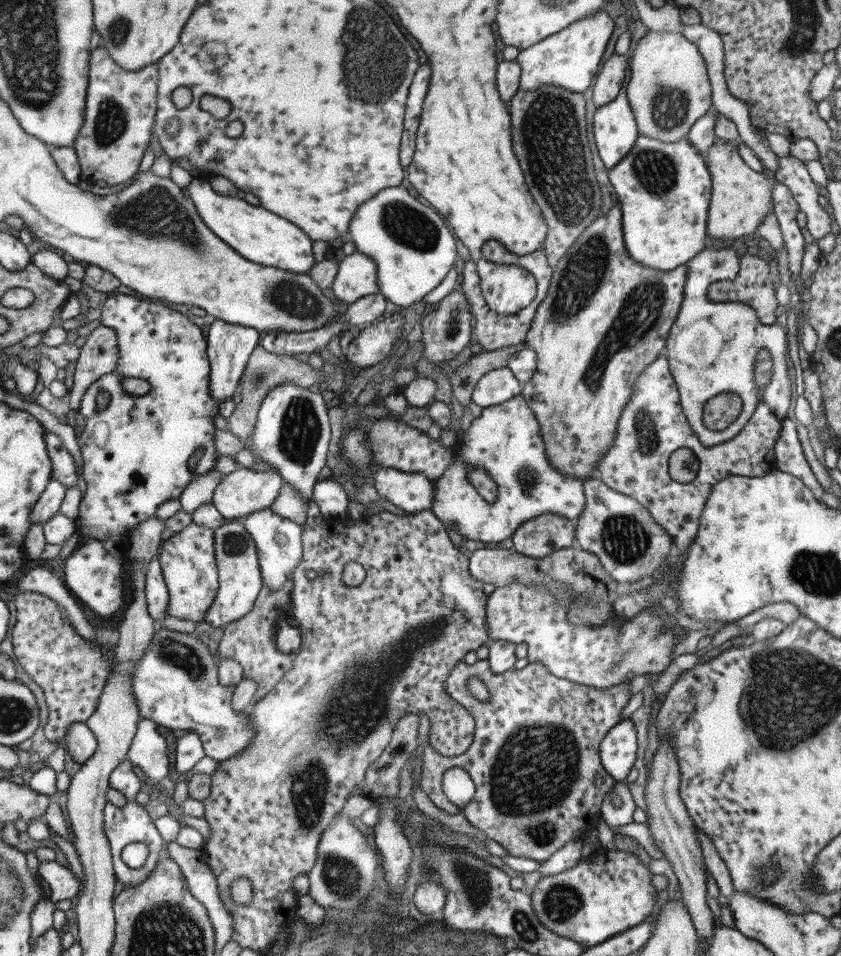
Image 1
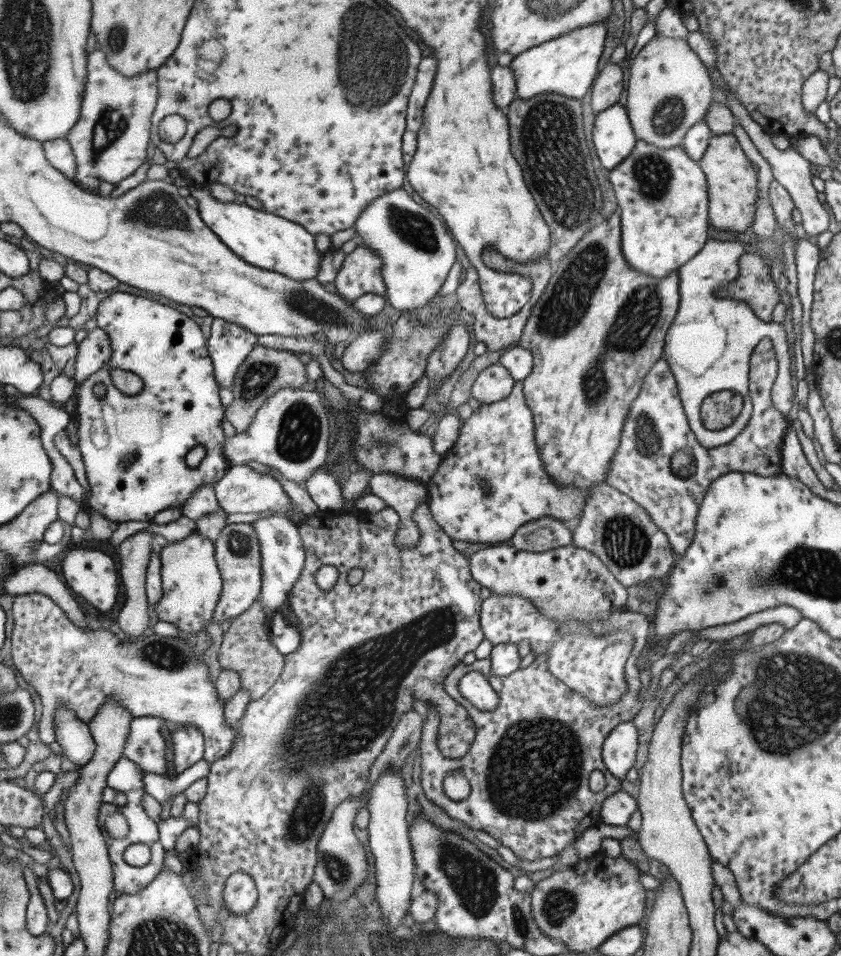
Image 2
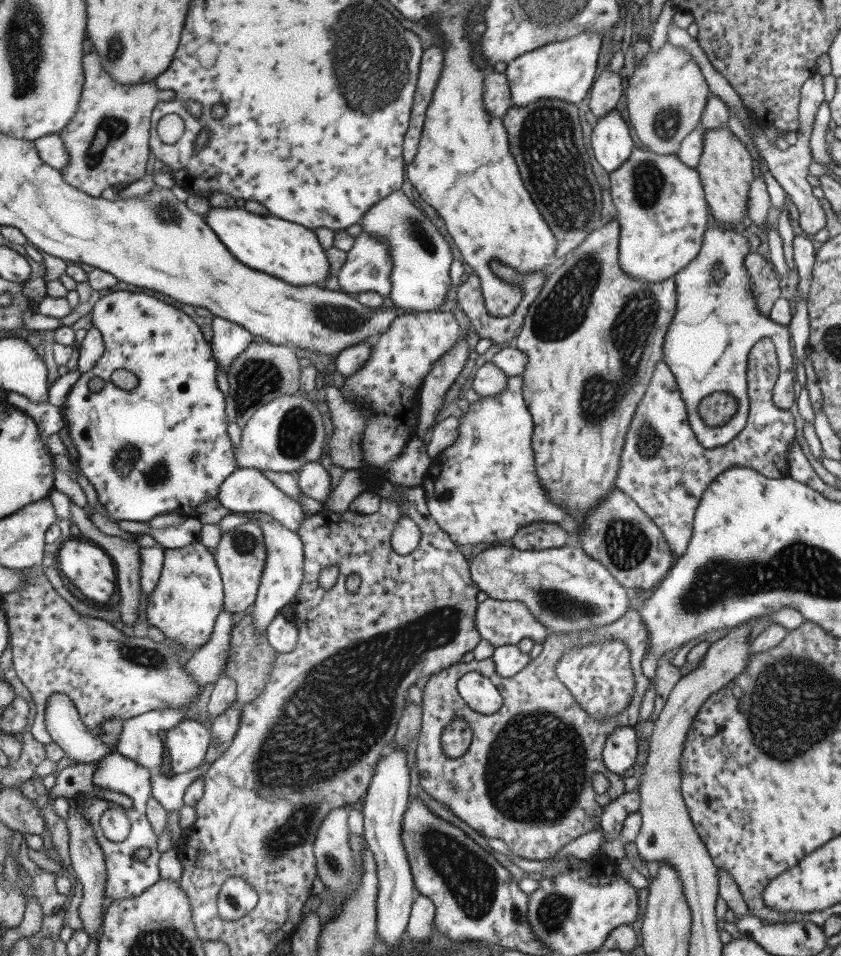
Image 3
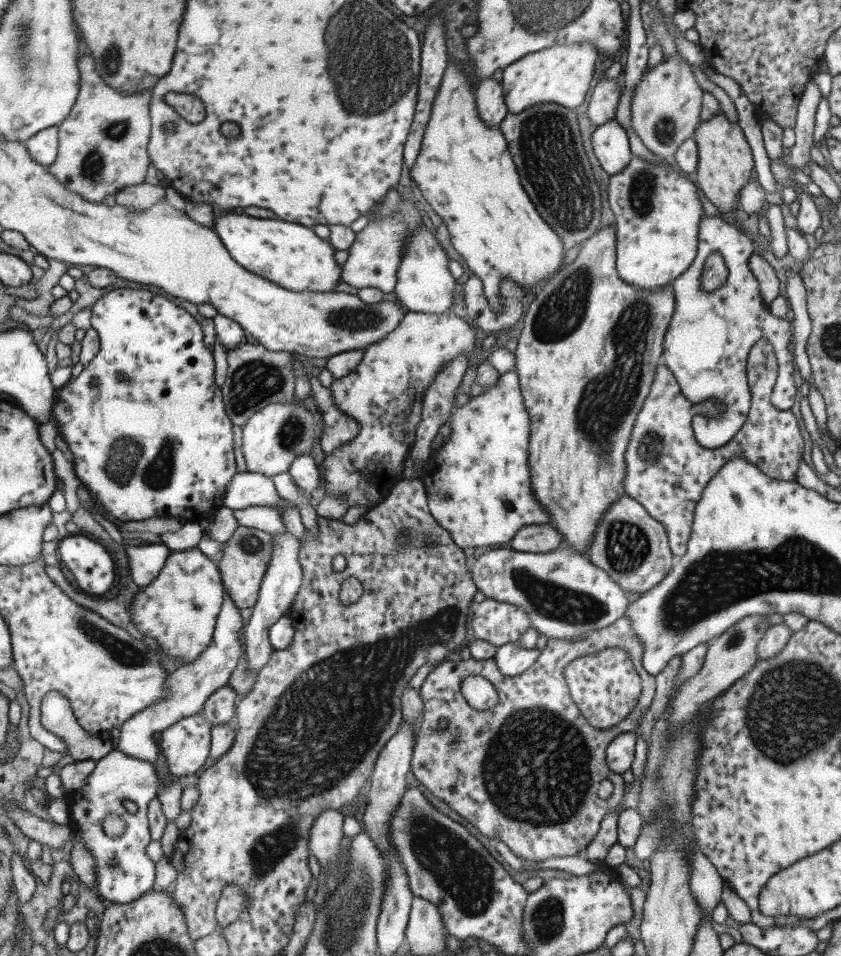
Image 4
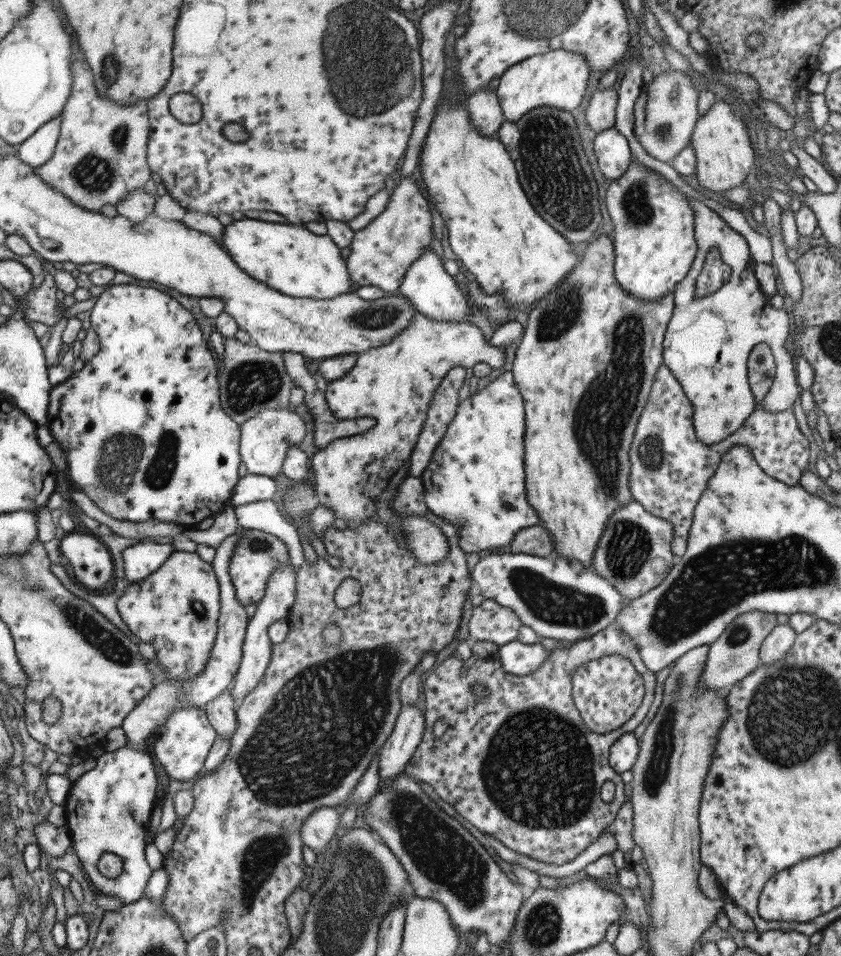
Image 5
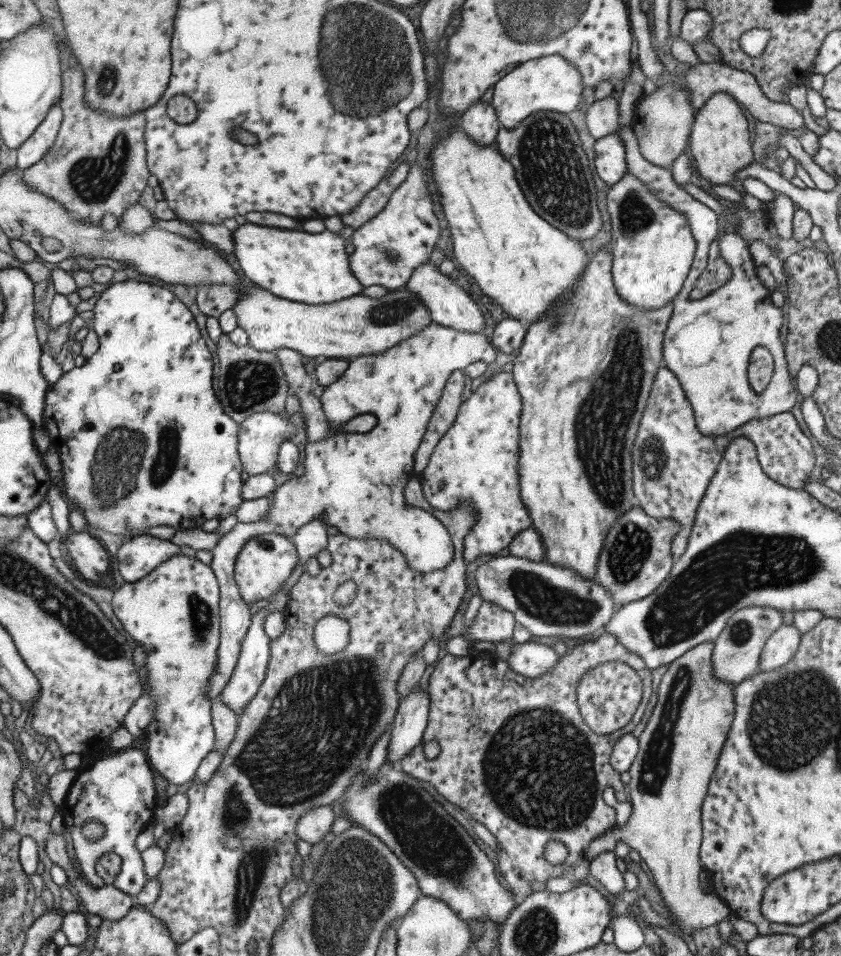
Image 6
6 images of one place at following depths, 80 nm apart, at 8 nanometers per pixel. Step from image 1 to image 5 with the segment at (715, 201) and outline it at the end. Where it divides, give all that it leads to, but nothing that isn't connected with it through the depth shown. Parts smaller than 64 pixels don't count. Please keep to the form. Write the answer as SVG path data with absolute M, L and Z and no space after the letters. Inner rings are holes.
M725 98L713 100L710 107L697 117L690 136L690 147L695 155L694 174L699 186L722 195L725 190L744 185L745 176L755 162L746 124L733 114L733 108Z

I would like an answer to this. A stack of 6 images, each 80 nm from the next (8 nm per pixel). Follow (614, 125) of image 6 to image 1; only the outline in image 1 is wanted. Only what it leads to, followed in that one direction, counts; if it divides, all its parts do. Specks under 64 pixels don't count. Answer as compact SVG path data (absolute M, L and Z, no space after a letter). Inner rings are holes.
M613 53L599 68L591 88L591 100L595 108L611 102L625 80L626 55Z

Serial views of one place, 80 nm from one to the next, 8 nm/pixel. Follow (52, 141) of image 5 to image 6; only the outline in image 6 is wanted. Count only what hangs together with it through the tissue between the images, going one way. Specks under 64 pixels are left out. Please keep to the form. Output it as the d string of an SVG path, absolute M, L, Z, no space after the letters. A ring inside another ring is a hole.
M55 104L38 128L17 150L17 167L22 170L35 164L51 148L62 119L62 110Z

